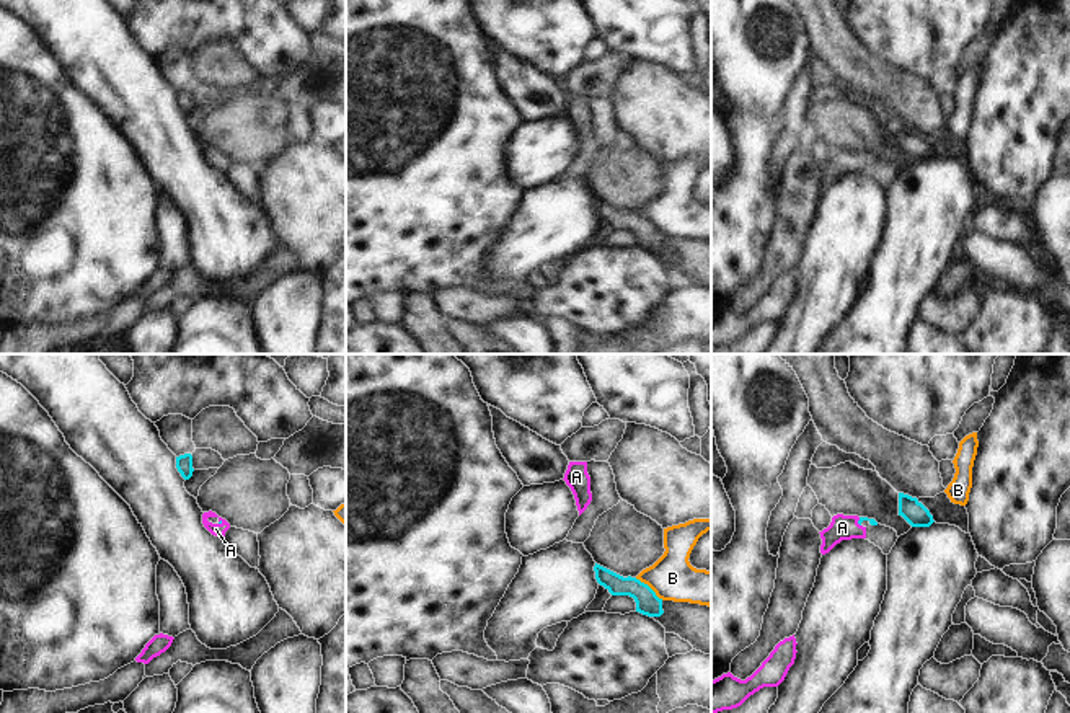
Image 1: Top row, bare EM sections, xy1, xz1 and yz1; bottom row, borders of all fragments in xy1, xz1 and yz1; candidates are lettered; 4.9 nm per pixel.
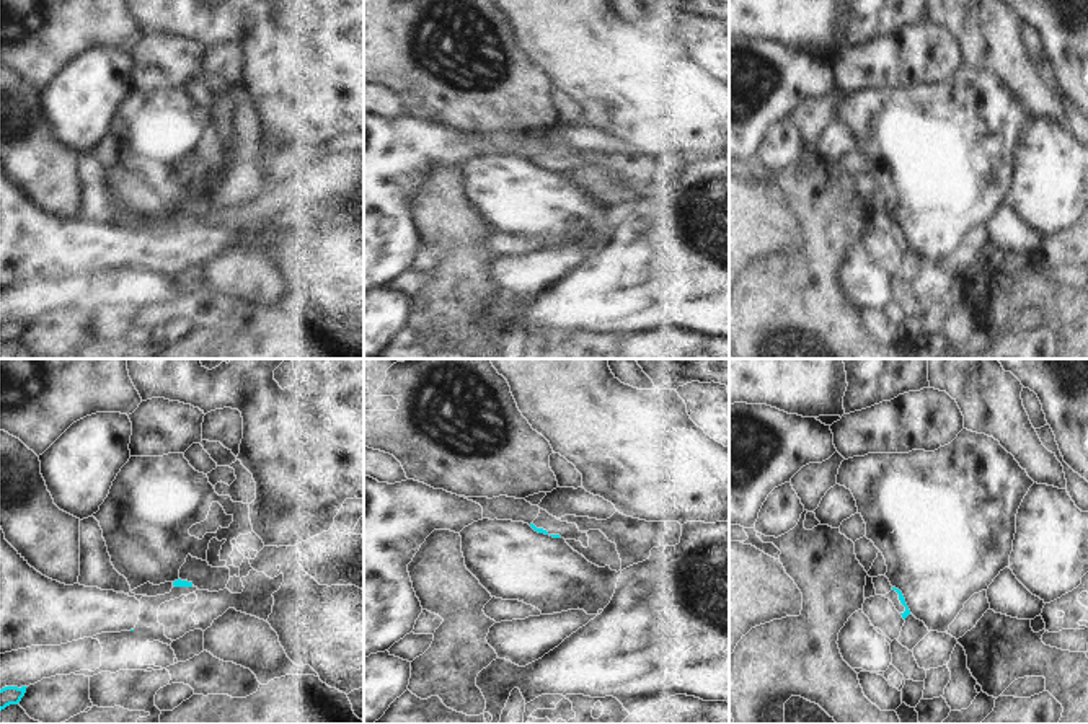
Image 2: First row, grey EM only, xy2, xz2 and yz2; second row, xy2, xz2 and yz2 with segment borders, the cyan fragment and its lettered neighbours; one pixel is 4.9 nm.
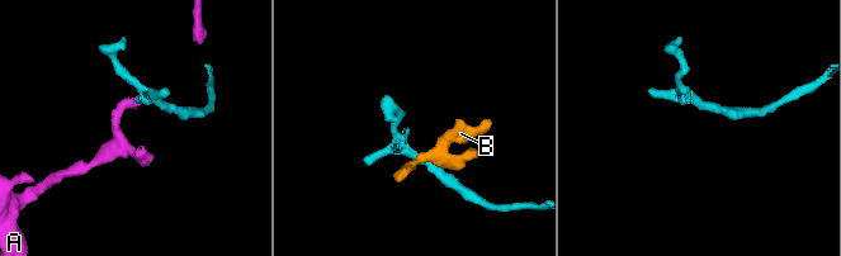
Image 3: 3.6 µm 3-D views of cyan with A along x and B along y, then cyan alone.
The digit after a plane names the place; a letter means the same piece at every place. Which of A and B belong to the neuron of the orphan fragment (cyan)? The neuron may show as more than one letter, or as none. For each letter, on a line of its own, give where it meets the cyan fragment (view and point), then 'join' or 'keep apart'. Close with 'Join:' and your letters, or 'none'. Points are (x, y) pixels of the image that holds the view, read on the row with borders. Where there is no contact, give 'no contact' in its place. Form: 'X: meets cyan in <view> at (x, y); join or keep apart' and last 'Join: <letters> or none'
A: meets cyan in yz1 at (858, 522); join
B: meets cyan in xz1 at (649, 588); keep apart
Join: A

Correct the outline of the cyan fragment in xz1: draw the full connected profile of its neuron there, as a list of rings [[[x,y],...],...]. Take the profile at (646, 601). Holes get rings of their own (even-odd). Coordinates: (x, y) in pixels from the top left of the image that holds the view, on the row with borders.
[[[600,565],[594,566],[595,579],[604,586],[612,596],[630,596],[636,602],[636,612],[648,617],[661,617],[662,599],[644,582],[636,578],[623,578]]]

